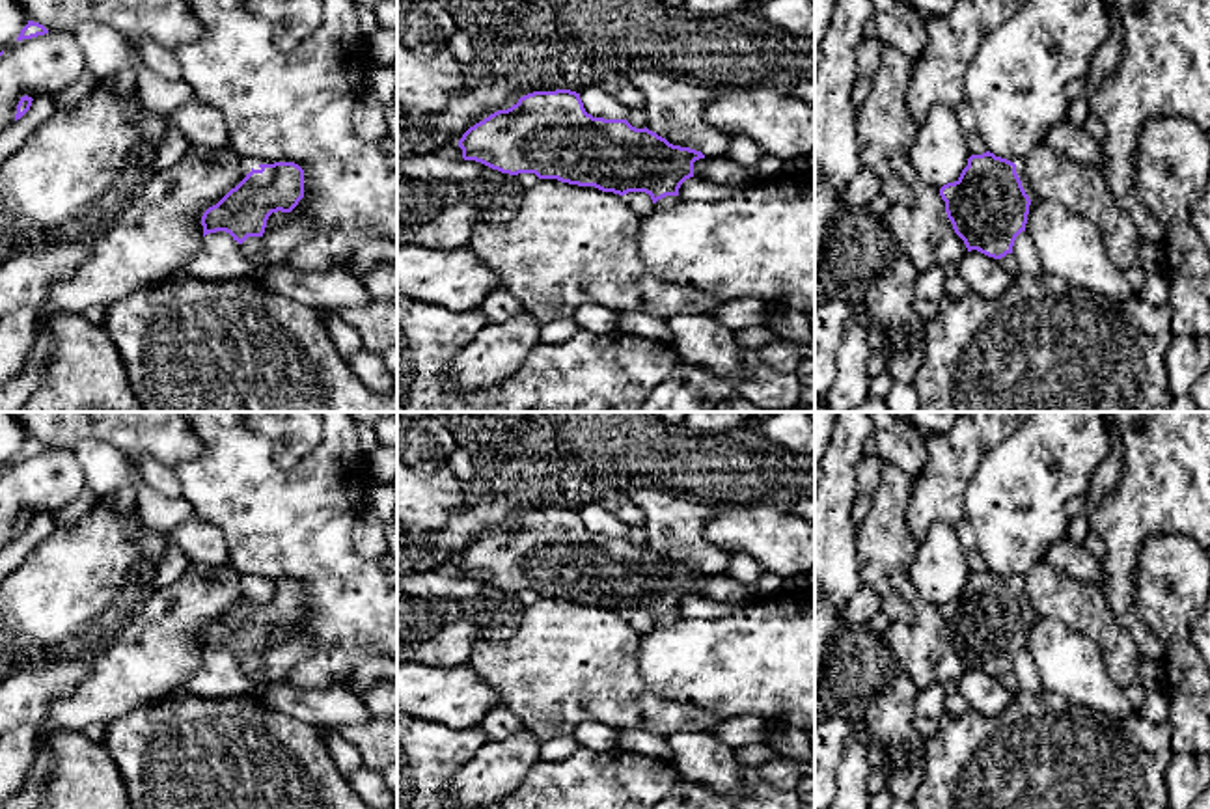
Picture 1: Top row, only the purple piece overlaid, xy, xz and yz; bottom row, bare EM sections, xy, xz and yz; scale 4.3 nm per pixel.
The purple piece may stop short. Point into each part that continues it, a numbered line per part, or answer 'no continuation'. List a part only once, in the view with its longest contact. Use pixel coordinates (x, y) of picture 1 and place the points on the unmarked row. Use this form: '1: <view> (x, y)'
no continuation

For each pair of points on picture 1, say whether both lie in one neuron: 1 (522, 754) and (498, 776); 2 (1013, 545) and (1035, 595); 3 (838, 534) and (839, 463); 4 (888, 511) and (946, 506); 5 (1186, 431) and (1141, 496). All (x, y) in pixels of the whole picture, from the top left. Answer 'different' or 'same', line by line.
1: same
2: different
3: same
4: different
5: same

